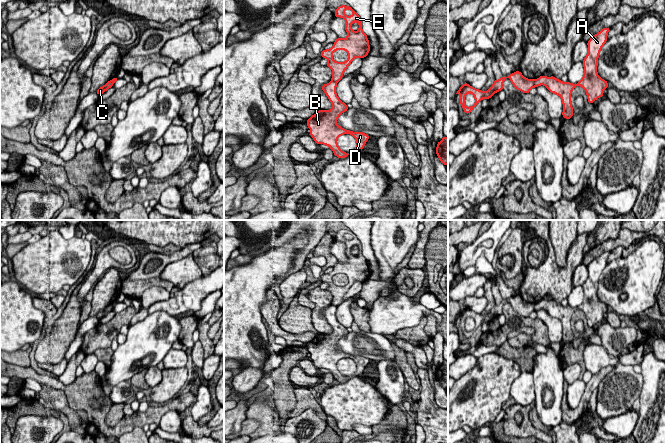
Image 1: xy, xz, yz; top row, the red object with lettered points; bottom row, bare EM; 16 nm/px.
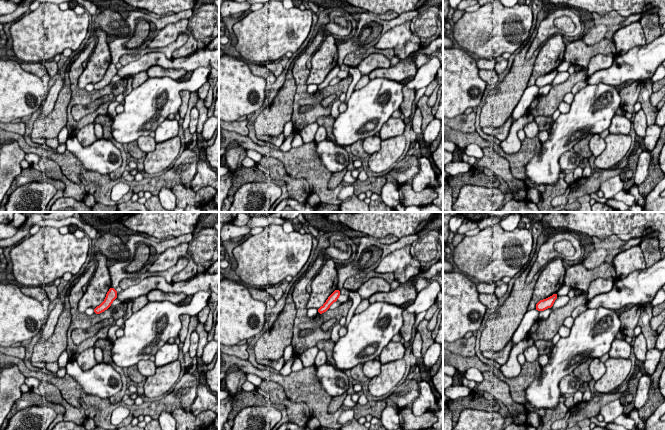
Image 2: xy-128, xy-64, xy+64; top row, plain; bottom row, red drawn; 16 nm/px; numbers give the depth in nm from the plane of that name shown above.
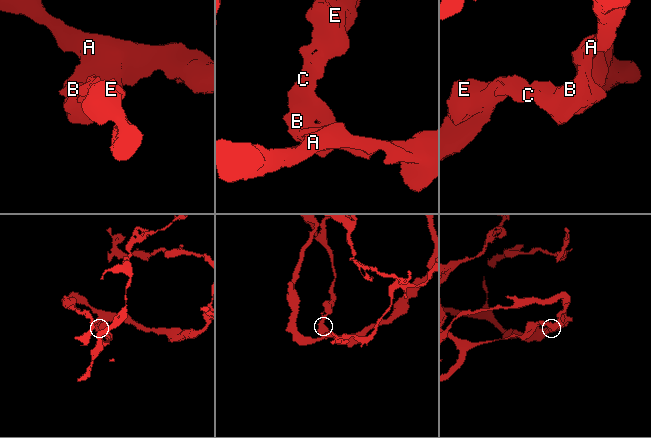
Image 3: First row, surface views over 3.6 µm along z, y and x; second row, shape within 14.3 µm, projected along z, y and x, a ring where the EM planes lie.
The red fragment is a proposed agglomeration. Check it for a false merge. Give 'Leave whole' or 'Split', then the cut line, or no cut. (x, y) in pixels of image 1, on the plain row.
Split. Split along yz (535, 304), (533, 310)

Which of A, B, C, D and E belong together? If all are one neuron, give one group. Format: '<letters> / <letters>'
A B C D / E

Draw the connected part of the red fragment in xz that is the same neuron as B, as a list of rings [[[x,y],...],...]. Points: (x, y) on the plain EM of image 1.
[[[331,305],[321,310],[329,325],[332,327],[331,334],[319,334],[313,340],[307,343],[307,350],[311,354],[310,360],[316,368],[324,368],[331,372],[334,379],[340,382],[346,382],[349,378],[343,376],[337,363],[343,358],[351,358],[357,366],[356,375],[363,374],[369,359],[363,356],[353,356],[337,349],[338,341],[349,332],[342,326],[336,318],[337,306]]]

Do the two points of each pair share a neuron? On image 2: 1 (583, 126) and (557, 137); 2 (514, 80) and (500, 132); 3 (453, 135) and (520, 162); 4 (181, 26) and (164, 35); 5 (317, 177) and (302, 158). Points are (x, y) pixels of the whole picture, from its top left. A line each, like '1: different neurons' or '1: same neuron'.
1: same neuron
2: different neurons
3: same neuron
4: same neuron
5: same neuron

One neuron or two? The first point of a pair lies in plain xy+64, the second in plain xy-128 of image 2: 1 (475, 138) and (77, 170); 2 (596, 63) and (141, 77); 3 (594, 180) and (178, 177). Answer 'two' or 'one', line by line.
1: one
2: two
3: one

